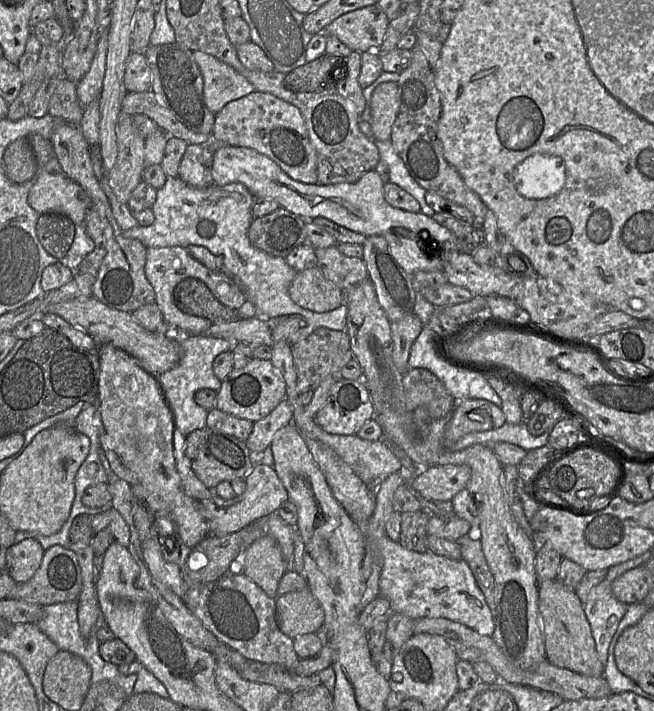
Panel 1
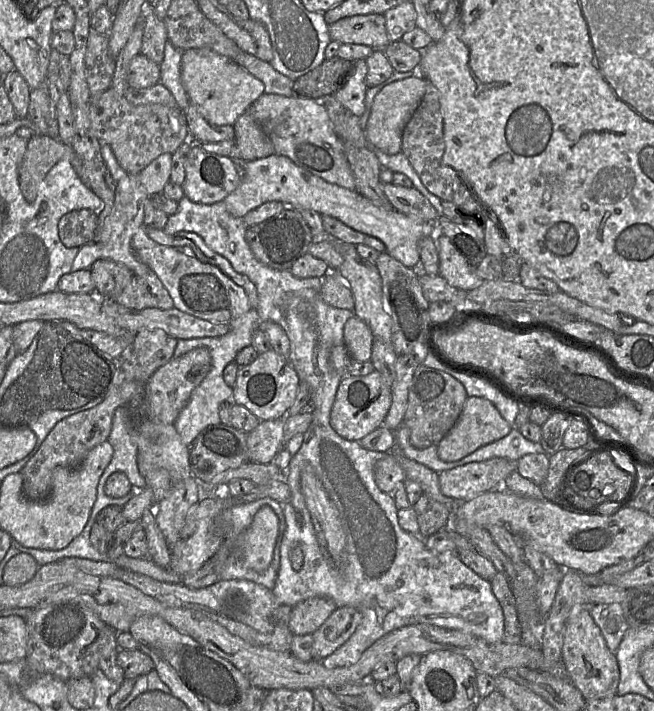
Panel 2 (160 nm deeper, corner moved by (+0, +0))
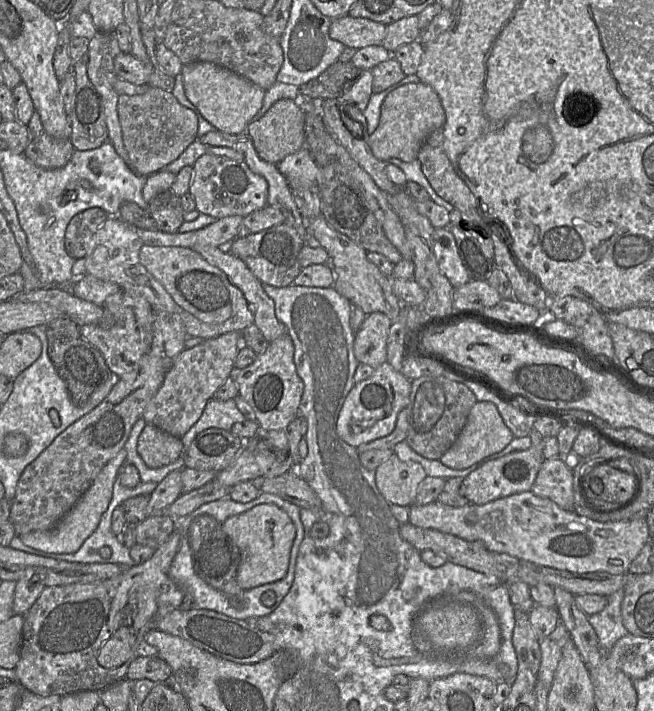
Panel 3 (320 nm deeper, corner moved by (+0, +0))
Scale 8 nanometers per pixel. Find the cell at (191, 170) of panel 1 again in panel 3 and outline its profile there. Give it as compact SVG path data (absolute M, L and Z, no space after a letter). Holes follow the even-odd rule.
M211 154L201 156L193 165L189 193L195 199L198 212L217 220L228 216L244 218L268 204L268 183L264 177L252 172L245 162Z

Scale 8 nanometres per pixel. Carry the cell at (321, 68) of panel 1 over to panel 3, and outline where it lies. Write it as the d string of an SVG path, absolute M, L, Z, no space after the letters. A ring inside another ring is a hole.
M337 61L317 78L297 87L305 101L340 100L363 71L351 62Z

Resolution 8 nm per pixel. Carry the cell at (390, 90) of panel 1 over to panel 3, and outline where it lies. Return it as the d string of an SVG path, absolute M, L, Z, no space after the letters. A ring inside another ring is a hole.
M422 82L406 84L390 92L381 107L380 122L370 134L369 146L373 155L383 161L395 158L403 162L417 160L424 141L433 132L444 127L445 111L435 90Z

